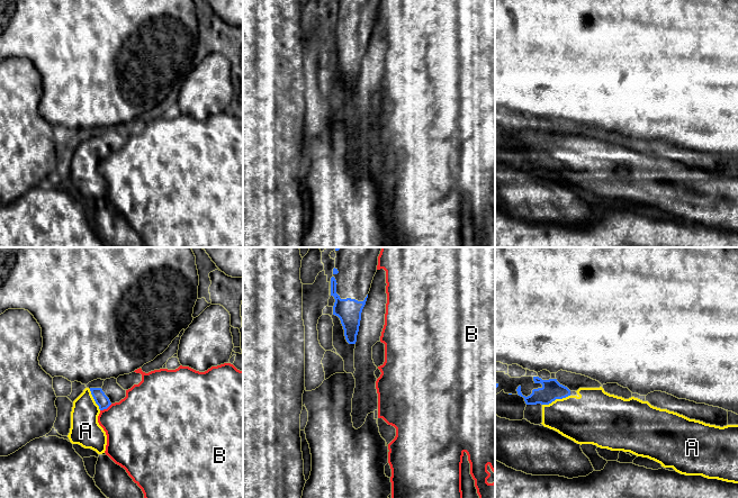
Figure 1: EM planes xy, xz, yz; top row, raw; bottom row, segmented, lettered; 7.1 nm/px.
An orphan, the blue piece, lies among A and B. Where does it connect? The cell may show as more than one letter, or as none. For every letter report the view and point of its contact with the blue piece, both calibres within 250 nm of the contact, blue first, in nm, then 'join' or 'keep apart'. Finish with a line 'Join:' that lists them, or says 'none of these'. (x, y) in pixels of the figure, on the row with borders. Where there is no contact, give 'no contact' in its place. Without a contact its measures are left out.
A: contact yz (556, 398); calibres 150 and 340 nm; join
B: contact xy (106, 408); calibres 90 and 440 nm; keep apart
Join: A

